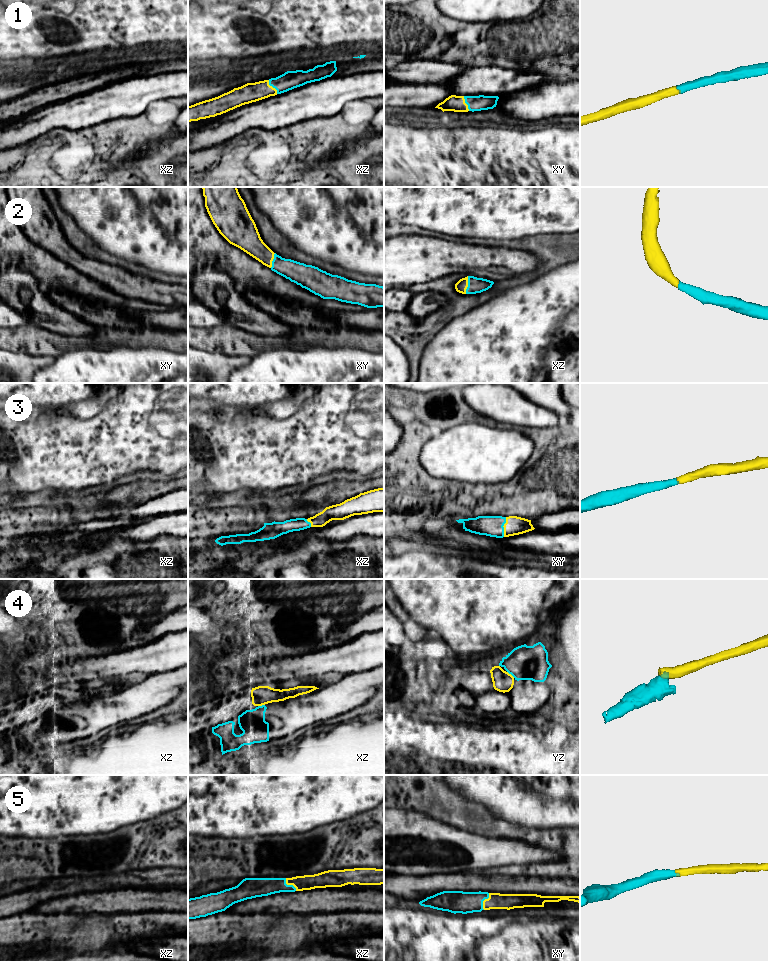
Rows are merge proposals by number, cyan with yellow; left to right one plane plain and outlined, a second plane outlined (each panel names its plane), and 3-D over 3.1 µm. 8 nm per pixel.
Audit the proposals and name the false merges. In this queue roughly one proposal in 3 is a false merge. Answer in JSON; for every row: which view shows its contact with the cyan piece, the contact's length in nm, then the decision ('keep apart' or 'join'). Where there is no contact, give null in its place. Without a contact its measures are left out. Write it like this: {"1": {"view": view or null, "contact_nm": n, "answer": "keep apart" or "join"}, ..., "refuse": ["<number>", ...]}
{"1": {"view": "xz", "contact_nm": 130, "answer": "join"}, "2": {"view": "xz", "contact_nm": 150, "answer": "join"}, "3": {"view": "xy", "contact_nm": 160, "answer": "join"}, "4": {"view": "yz", "contact_nm": 80, "answer": "keep apart"}, "5": {"view": "xy", "contact_nm": 140, "answer": "join"}, "refuse": ["4"]}

